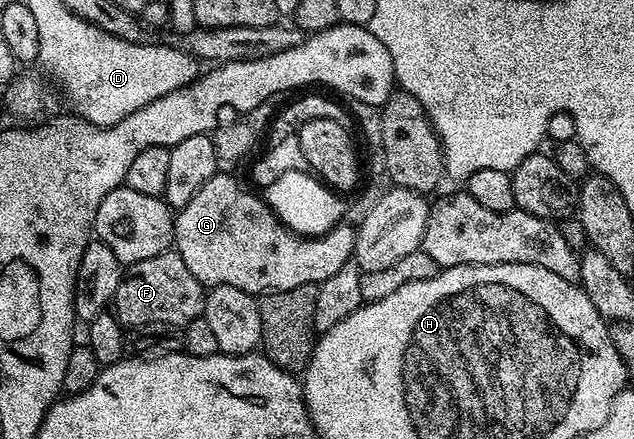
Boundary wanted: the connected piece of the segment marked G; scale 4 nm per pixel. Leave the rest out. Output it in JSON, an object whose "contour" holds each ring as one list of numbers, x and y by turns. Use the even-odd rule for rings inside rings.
{"contour":[[218,172,214,178,207,180,195,197,181,210,176,211,173,220,173,240,183,264,187,264,191,276,199,280,202,286,212,288,230,285,242,289,254,296,264,296,274,290,290,290,303,284,319,284,327,276,339,272,343,264,353,258,353,249,357,243,354,227,344,224,334,226,323,236,306,237,297,234,285,226,274,214,268,203,252,194,252,189,244,190,229,172]]}

